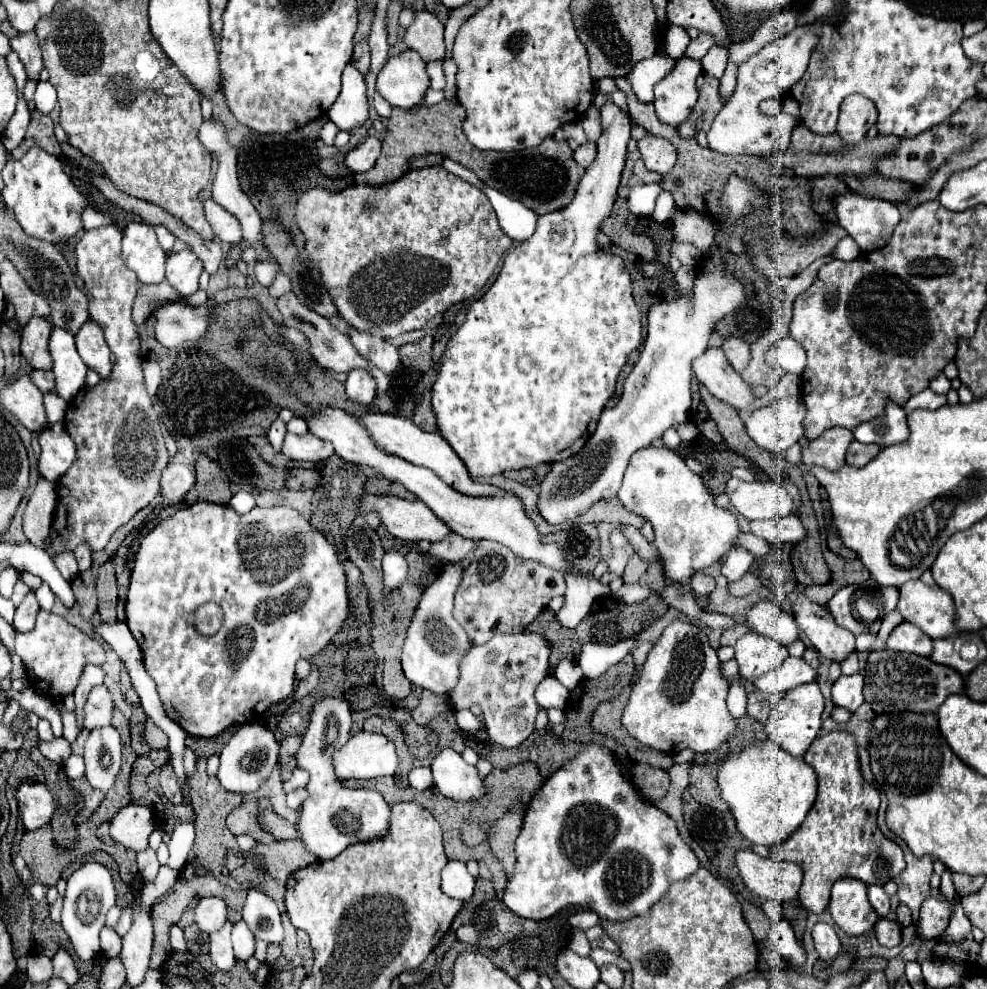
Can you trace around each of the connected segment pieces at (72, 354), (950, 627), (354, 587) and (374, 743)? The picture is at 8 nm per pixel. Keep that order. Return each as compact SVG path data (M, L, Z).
M53 327L51 339L49 339L49 353L53 359L53 375L55 375L55 391L61 399L71 401L77 391L81 391L87 367L81 361L75 339L67 331L61 331L59 327Z
M909 581L899 587L899 605L897 609L901 611L905 621L915 623L919 629L923 629L929 637L933 639L943 639L943 637L953 637L961 631L957 631L957 623L953 623L953 597L941 589L941 587L927 587L921 581Z
M345 559L343 561L345 573L347 573L347 593L349 593L349 617L343 623L341 631L333 637L335 643L351 643L351 641L361 641L365 645L371 645L371 607L367 597L367 585L361 577L361 571L353 561Z
M367 731L353 735L333 757L339 779L373 779L395 775L397 763L395 745L387 737Z

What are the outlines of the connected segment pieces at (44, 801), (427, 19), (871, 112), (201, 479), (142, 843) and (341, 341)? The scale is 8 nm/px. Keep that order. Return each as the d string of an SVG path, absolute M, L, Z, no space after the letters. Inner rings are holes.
M23 783L17 789L19 815L25 831L35 831L51 821L55 799L43 783Z
M417 11L413 23L403 35L403 43L417 51L425 63L445 57L443 23L429 11Z
M849 95L841 105L841 115L837 123L837 135L843 143L857 145L865 139L869 127L877 121L875 105L863 95Z
M205 453L199 455L197 463L195 463L195 471L197 471L197 481L193 485L193 489L187 493L185 501L189 505L197 503L197 501L211 501L211 503L227 503L231 499L231 481L225 475L225 471L221 469L219 461L207 457Z
M127 805L111 821L111 837L127 849L145 851L149 835L155 831L155 819L149 807Z
M293 293L279 297L277 307L279 307L279 311L283 315L283 323L287 327L295 327L295 329L299 329L299 331L303 331L307 335L307 339L311 341L311 353L319 361L319 365L323 365L325 369L331 369L335 373L349 373L349 369L369 369L369 361L361 353L355 351L349 337L339 333L325 317L311 311L303 303L299 303Z

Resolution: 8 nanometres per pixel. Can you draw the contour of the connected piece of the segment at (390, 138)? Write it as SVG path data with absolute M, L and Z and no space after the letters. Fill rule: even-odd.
M441 101L433 107L413 107L407 111L393 109L389 117L389 129L383 139L381 157L377 159L371 171L355 175L355 181L369 183L369 185L395 181L403 173L407 173L409 157L437 153L473 171L489 187L495 187L497 191L505 195L517 197L521 203L525 203L539 215L567 207L573 201L577 183L581 181L581 175L585 169L577 165L577 161L573 159L573 151L569 149L567 143L557 143L553 137L547 137L539 147L533 147L533 149L509 151L509 153L481 151L467 141L463 133L463 119L465 119L465 109L461 105L453 107L447 101Z

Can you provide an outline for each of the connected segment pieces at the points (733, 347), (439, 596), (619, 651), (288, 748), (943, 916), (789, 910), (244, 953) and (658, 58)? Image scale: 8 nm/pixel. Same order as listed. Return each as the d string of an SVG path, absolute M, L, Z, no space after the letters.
M737 337L727 339L723 343L723 351L725 351L725 355L727 355L727 359L735 371L743 371L749 365L751 353L749 353L749 345L745 341L741 341Z
M457 563L445 565L441 577L437 577L423 591L423 599L413 615L413 621L407 629L405 645L403 645L403 671L405 677L421 689L429 689L435 695L451 697L453 687L457 685L457 667L461 665L463 655L469 653L469 639L459 623L453 619L453 593L461 581L461 567Z
M623 641L613 647L597 647L595 643L587 643L581 649L577 665L581 667L587 679L597 679L607 671L607 667L619 663L627 655L629 647L631 647L631 641Z
M285 737L279 743L279 763L281 763L281 779L287 779L295 769L295 753L301 745L301 737Z
M931 895L921 907L917 935L923 937L923 939L939 937L949 923L949 915L951 915L951 903L941 901L939 897Z
M787 901L787 903L781 903L781 911L783 911L783 919L791 923L791 927L795 929L795 935L801 939L809 917L809 913L805 913L805 907L801 907L799 901Z
M243 921L233 925L233 949L235 957L241 961L247 961L255 951L255 937Z
M655 55L645 61L639 61L627 75L627 81L631 83L637 99L643 103L651 103L653 87L661 79L665 79L665 75L669 75L669 71L673 71L673 67L675 67L675 59L669 59L663 55Z

